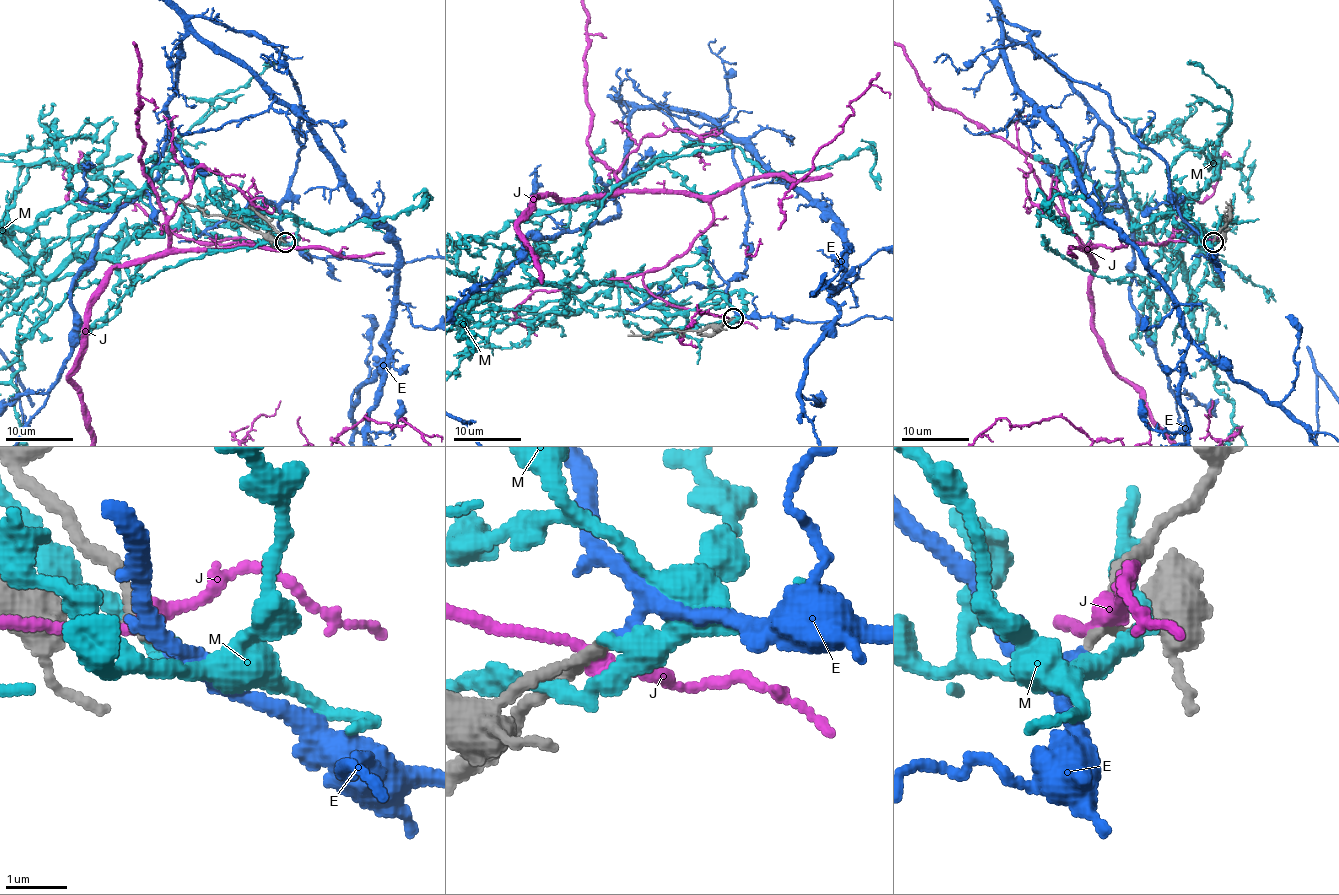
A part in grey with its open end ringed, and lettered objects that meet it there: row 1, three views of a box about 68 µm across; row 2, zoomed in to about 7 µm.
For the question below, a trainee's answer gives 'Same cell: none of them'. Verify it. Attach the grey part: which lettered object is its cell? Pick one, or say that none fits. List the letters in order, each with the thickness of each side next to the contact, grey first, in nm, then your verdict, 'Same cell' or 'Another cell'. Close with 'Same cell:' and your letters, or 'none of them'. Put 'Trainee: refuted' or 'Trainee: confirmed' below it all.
E: Thickness 140 nm (grey) against 140 nm. Same cell
J: Thickness 200 nm (grey) against 280 nm. Another cell
M: Thickness 140 nm (grey) against 320 nm. Another cell
Same cell: E
Trainee: refuted

